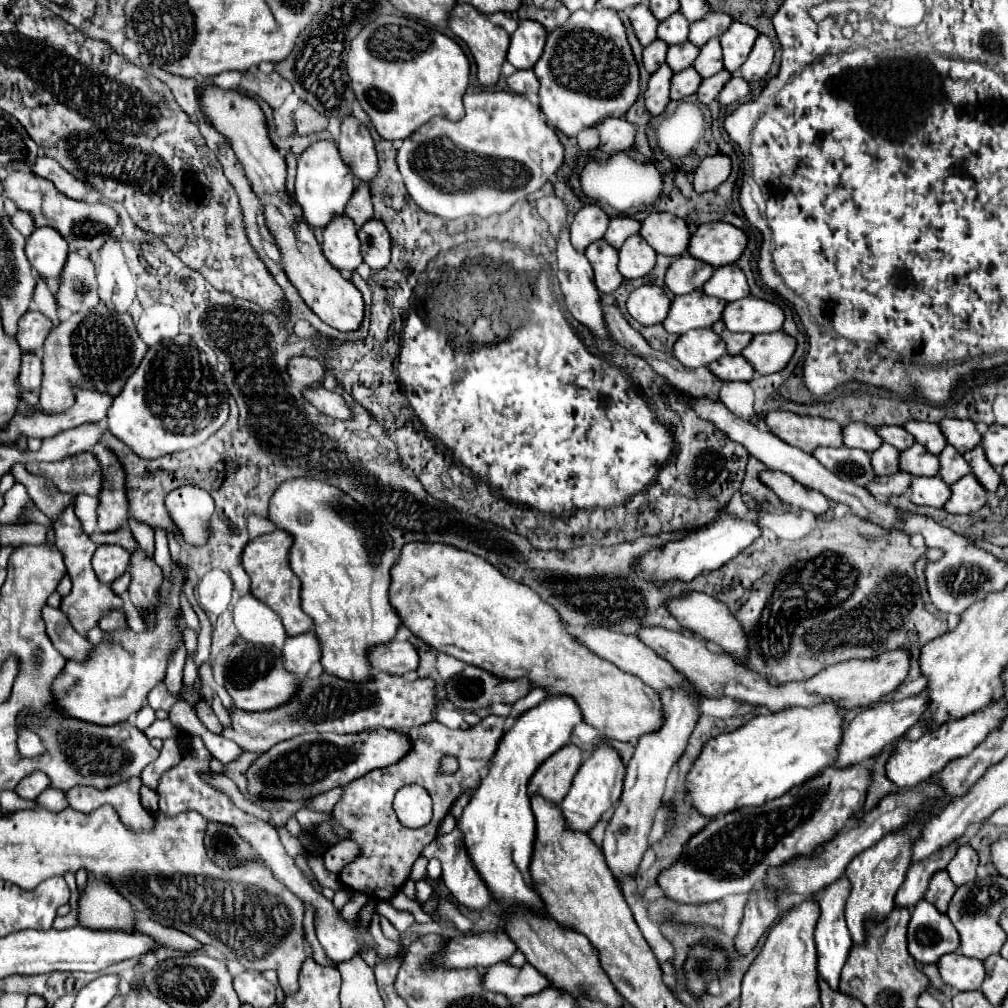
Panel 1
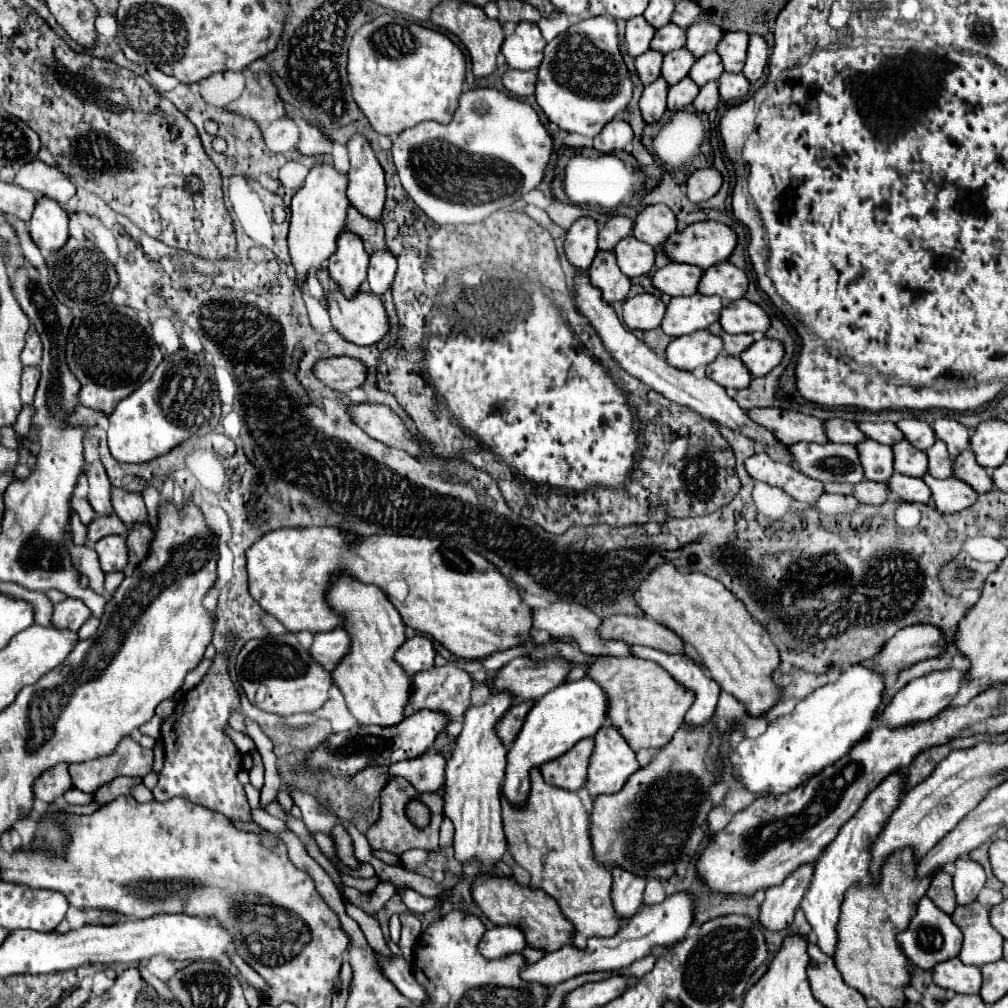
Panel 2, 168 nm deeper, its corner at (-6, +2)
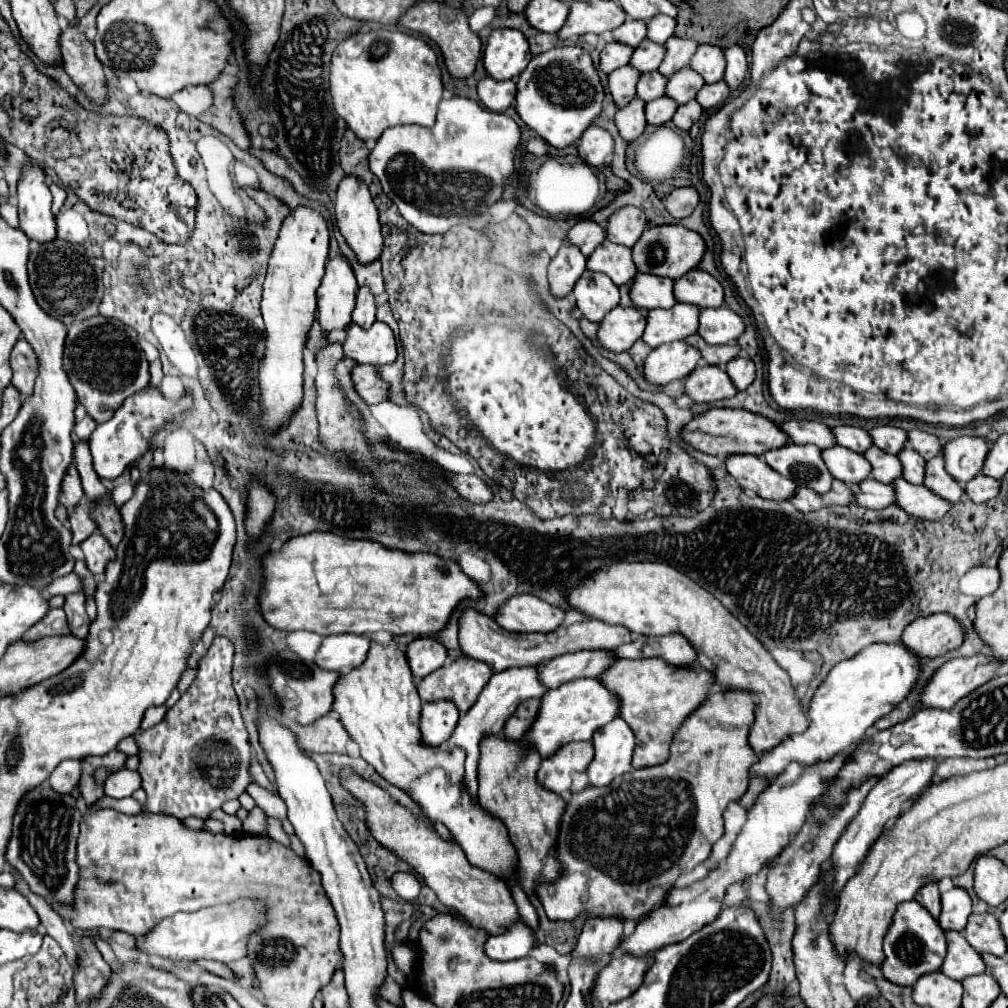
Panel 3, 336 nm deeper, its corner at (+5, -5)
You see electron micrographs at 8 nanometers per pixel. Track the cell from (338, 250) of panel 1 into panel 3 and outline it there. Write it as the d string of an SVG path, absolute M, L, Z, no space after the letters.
M342 255L328 259L326 275L318 287L318 323L324 333L334 329L346 331L350 327L356 289L356 279L348 261Z

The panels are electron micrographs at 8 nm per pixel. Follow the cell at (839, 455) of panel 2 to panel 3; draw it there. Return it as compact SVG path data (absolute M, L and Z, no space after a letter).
M788 443L780 449L766 451L762 457L774 471L790 477L796 485L806 485L818 493L830 491L830 483L834 477L826 469L816 445Z

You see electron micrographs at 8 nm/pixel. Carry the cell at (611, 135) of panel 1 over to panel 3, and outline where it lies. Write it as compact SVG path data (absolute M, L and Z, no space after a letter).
M600 127L586 129L586 133L582 133L582 137L578 141L580 161L584 161L586 165L592 165L592 167L604 165L606 157L610 157L612 151L614 151L614 141L612 141L610 133L606 133Z

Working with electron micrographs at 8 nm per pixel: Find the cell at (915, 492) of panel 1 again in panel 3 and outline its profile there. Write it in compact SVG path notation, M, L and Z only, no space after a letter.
M868 477L854 487L854 503L868 509L884 509L894 503L894 489L892 485L884 485Z

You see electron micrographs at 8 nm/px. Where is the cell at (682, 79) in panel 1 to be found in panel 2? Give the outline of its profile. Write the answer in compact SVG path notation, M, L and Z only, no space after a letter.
M685 76L681 82L677 82L677 86L669 88L667 108L669 110L681 110L683 106L687 106L687 104L693 102L693 98L697 96L697 92L699 92L699 86L689 76Z

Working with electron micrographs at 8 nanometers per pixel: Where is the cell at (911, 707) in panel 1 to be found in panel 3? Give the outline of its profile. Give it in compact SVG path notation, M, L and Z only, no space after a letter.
M990 655L956 657L946 661L922 691L922 705L938 709L954 707L962 697L992 679L1000 665L1002 661L994 661Z

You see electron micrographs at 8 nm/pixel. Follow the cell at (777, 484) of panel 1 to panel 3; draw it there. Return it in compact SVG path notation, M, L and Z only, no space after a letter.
M730 455L726 457L724 463L726 463L728 473L740 483L740 487L752 489L756 495L764 499L786 501L796 491L794 481L782 477L780 473L774 473L774 469L770 469L762 461L762 457Z

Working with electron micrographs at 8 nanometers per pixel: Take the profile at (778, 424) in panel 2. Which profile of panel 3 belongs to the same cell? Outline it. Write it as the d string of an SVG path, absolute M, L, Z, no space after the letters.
M718 407L696 415L680 431L680 437L696 451L702 451L706 455L716 455L716 457L728 457L734 453L762 455L770 449L778 449L788 443L786 433L776 429L776 425L770 419L750 413L750 411L744 411L744 409L718 409Z

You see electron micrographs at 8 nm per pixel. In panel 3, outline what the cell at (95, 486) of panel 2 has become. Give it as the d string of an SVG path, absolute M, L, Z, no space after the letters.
M70 465L70 469L66 469L66 477L62 479L62 495L58 495L60 505L64 505L68 511L74 509L74 505L78 505L78 501L84 497L82 485L80 485L80 477L74 465Z

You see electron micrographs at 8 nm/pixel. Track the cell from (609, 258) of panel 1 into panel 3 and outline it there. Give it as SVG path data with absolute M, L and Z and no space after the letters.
M584 271L572 289L578 309L588 321L600 323L604 315L620 303L618 287L604 273Z

